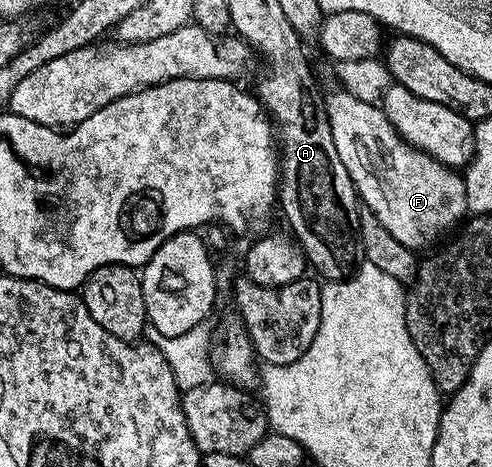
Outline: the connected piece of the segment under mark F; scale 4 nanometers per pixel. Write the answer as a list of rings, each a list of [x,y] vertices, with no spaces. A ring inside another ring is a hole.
[[[342,88],[335,90],[325,98],[328,121],[331,122],[331,136],[334,139],[335,150],[338,151],[343,166],[351,175],[352,184],[356,186],[362,205],[375,214],[379,222],[382,222],[383,226],[394,235],[395,240],[402,242],[403,246],[419,252],[422,251],[421,248],[433,243],[436,245],[439,242],[437,240],[451,228],[456,229],[468,213],[464,177],[458,171],[444,166],[427,153],[404,141],[389,122],[382,107],[363,102],[362,99],[347,94]]]

